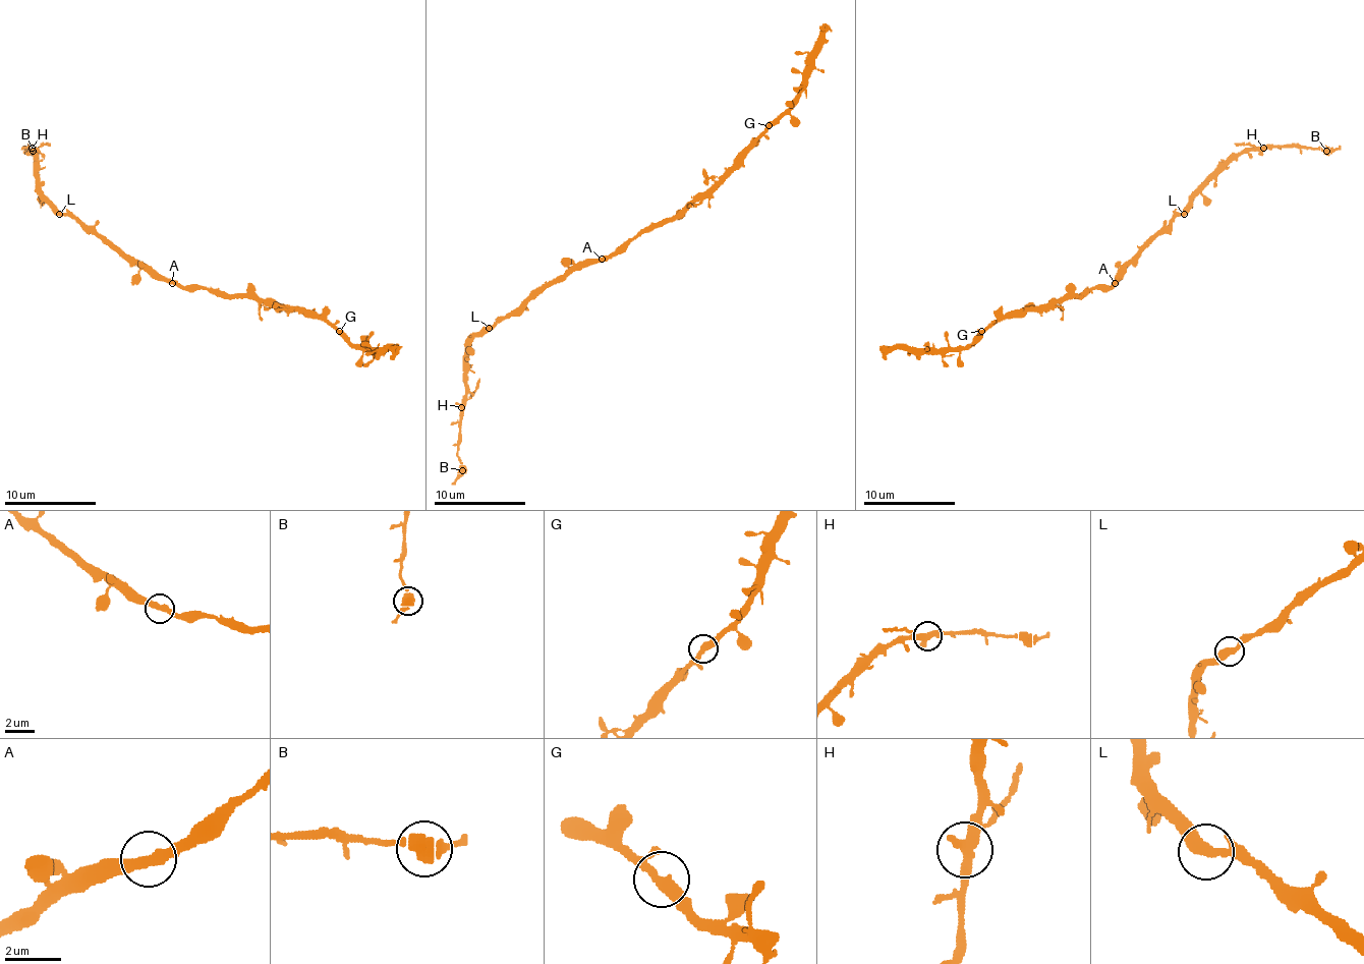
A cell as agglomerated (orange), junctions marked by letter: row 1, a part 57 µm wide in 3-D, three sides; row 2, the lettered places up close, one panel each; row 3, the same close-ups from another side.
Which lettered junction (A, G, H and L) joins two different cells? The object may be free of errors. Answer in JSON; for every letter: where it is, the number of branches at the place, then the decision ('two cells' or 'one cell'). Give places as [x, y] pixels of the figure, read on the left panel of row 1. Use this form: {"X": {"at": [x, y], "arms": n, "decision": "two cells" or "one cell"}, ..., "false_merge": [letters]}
{"A": {"at": [172, 283], "arms": 2, "decision": "one cell"}, "G": {"at": [339, 331], "arms": 2, "decision": "one cell"}, "H": {"at": [32, 148], "arms": 3, "decision": "one cell"}, "L": {"at": [59, 214], "arms": 2, "decision": "one cell"}, "false_merge": []}

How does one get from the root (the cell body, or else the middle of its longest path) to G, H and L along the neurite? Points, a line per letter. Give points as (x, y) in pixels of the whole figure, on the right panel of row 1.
G: (1115, 280), (1082, 294), (1053, 298), (1036, 307), (1005, 313), (981, 331)
H: (1115, 280), (1234, 159), (1250, 150), (1263, 148)
L: (1115, 280), (1177, 216), (1184, 214)

